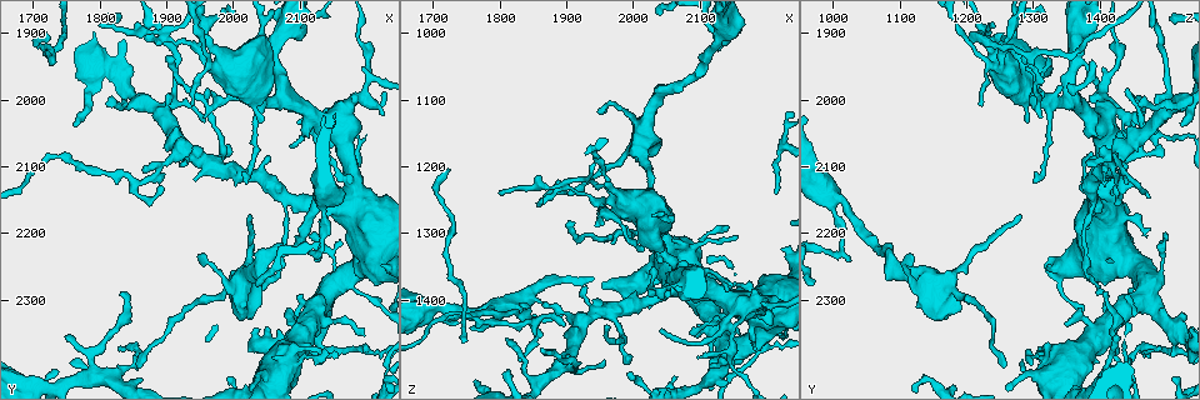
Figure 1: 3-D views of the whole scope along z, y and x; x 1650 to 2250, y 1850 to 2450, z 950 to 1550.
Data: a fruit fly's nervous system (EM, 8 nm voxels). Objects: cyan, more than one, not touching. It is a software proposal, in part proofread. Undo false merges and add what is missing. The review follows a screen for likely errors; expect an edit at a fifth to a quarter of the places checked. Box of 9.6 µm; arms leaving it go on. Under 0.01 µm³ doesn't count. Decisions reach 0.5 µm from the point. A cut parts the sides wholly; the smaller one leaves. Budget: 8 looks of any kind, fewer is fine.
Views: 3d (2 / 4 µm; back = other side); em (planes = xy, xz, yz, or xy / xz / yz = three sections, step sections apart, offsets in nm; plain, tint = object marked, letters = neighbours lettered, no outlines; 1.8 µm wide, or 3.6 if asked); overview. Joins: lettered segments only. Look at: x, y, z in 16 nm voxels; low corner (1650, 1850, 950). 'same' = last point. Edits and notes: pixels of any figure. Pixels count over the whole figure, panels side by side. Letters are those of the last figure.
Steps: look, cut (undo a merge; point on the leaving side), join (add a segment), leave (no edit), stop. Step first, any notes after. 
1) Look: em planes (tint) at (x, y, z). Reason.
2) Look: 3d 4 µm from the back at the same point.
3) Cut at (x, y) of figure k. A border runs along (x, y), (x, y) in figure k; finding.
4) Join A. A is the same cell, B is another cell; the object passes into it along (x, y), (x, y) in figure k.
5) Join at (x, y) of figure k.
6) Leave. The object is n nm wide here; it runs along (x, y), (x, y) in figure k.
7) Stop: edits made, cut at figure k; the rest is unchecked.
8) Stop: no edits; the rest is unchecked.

Look: 3d 2 µm at (2125, 2350, 1515). Three arms meet.

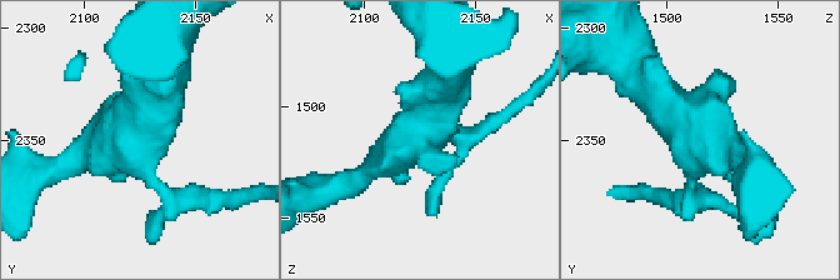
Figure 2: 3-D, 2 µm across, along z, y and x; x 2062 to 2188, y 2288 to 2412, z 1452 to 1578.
Look: em planes (plain) at (2125, 2346, 1512).

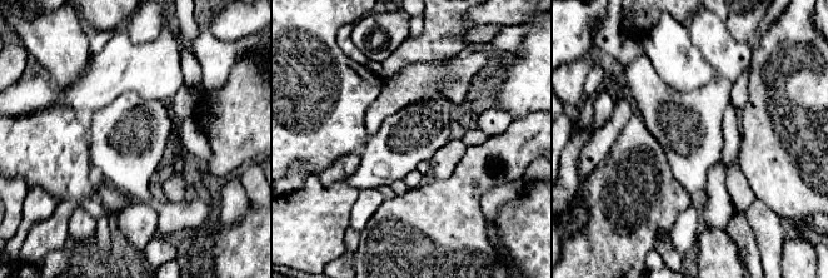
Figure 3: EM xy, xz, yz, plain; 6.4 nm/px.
Look: em planes (letters) at the same point.

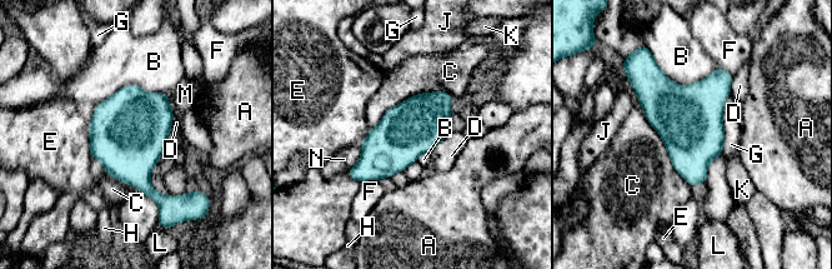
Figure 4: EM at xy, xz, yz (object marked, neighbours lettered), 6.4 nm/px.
Leave. The longest contact is with C, 550 nm; A, B, C, D, E, F, G, H, J, K, L, M and N are other cells; a border runs along (166, 91), (126, 84), (89, 124) in figure 4; all the same neuron.

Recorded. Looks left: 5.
Look: em planes (plain) at (2090, 2385, 1325).

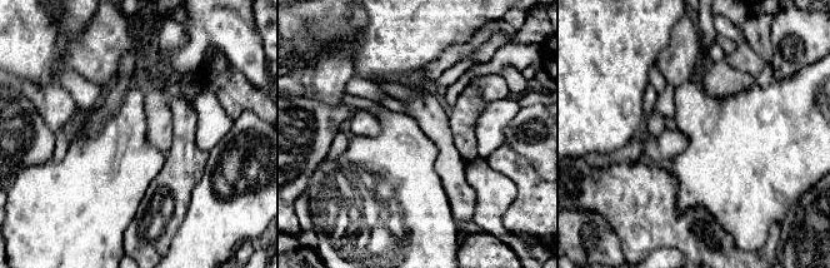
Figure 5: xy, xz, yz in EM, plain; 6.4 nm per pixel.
Look: em planes (letters) at the same point. See the neighbours.

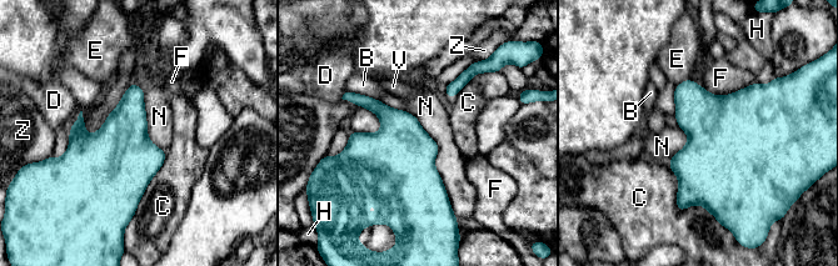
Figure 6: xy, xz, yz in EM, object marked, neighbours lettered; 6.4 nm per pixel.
Leave. B, C, D, E, F, H, N, V and Z are other cells; a border runs along (405, 110), (438, 145), (453, 212) in figure 6; continuous, no second neuron.

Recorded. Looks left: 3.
Look: em planes (letters) at (1835, 2285, 1405). Branch stops here.

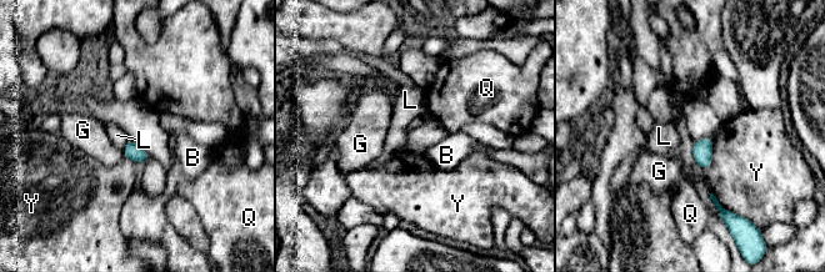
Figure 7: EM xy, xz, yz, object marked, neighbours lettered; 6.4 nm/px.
Leave. The longest contact is with Y, 220 nm; B, G, L, Q and Y are other cells; no lettered segment goes on from it.

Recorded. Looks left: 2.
Stop: no edits; the rest is unchecked.

